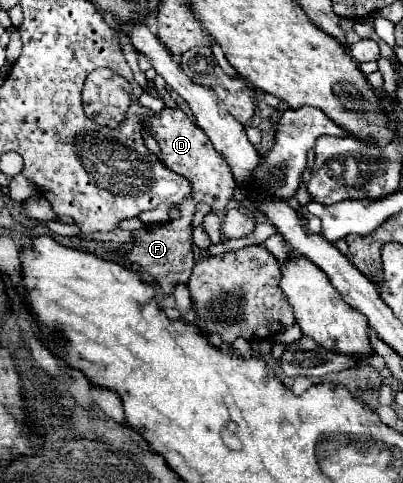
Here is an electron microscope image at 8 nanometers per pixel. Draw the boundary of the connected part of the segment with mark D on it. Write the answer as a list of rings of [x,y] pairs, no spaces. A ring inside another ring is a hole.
[[[164,107],[160,113],[154,113],[146,121],[146,127],[150,129],[150,133],[160,145],[162,163],[174,173],[180,173],[192,181],[192,199],[196,199],[198,203],[208,203],[212,211],[224,211],[224,207],[234,197],[232,193],[236,189],[236,181],[232,177],[232,169],[228,169],[224,157],[216,153],[211,141],[204,135],[204,131],[198,129],[179,108],[167,107]]]

